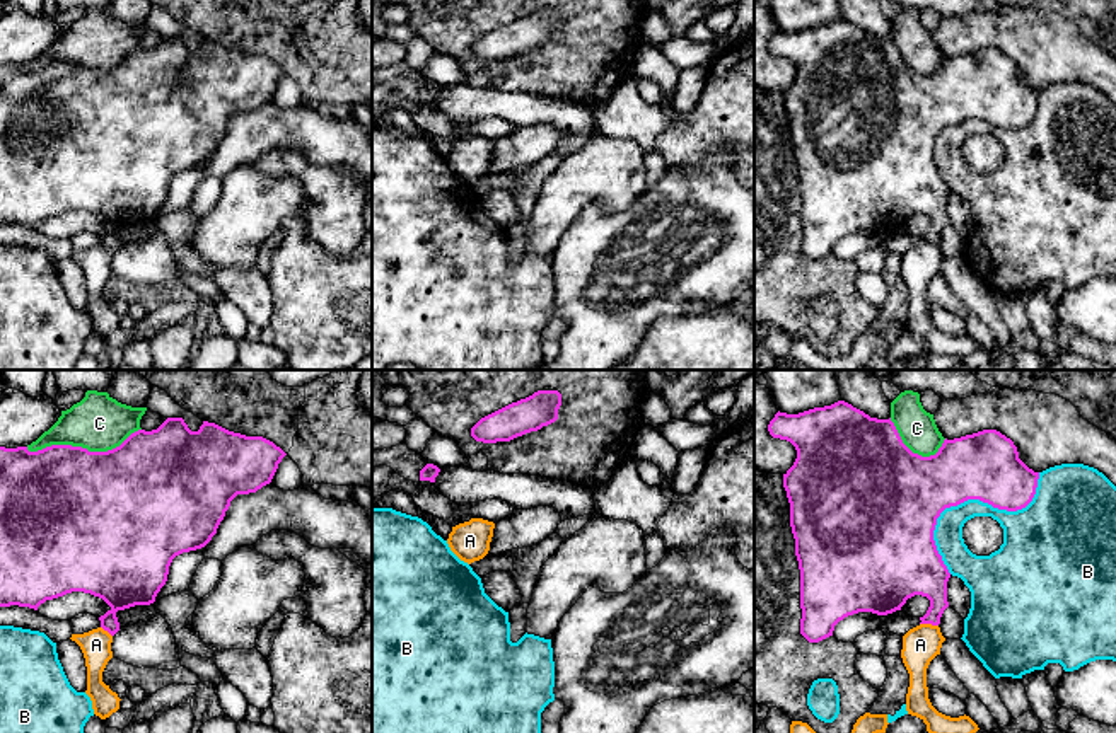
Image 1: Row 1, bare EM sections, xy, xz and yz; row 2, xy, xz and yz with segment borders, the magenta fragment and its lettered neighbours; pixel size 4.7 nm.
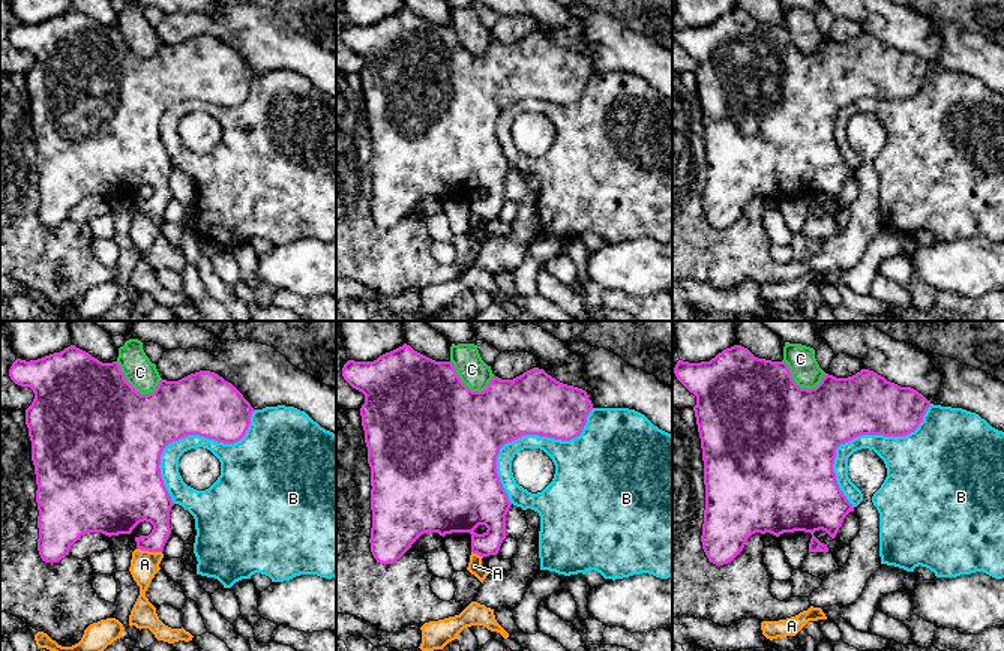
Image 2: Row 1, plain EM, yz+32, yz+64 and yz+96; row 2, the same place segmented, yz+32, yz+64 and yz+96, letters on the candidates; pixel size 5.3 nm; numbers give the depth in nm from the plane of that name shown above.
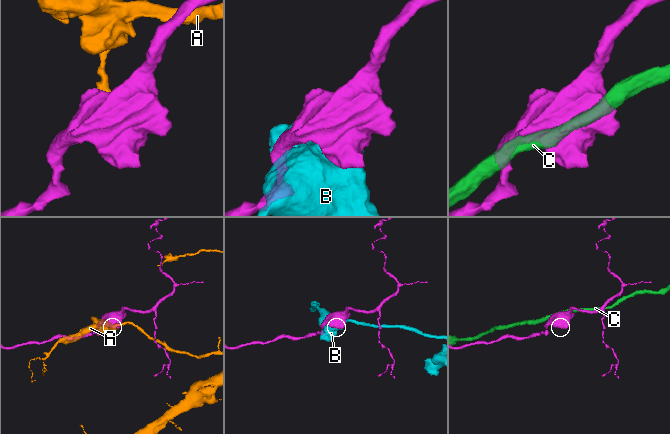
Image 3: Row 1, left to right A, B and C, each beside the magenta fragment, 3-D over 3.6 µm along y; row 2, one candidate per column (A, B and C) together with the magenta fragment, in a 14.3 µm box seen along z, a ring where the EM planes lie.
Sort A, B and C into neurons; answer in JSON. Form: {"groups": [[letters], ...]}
{"groups": [["A"], ["B"], ["C"]]}

